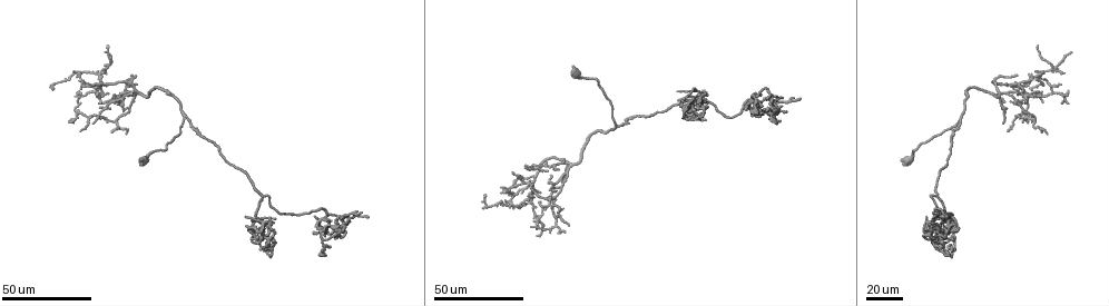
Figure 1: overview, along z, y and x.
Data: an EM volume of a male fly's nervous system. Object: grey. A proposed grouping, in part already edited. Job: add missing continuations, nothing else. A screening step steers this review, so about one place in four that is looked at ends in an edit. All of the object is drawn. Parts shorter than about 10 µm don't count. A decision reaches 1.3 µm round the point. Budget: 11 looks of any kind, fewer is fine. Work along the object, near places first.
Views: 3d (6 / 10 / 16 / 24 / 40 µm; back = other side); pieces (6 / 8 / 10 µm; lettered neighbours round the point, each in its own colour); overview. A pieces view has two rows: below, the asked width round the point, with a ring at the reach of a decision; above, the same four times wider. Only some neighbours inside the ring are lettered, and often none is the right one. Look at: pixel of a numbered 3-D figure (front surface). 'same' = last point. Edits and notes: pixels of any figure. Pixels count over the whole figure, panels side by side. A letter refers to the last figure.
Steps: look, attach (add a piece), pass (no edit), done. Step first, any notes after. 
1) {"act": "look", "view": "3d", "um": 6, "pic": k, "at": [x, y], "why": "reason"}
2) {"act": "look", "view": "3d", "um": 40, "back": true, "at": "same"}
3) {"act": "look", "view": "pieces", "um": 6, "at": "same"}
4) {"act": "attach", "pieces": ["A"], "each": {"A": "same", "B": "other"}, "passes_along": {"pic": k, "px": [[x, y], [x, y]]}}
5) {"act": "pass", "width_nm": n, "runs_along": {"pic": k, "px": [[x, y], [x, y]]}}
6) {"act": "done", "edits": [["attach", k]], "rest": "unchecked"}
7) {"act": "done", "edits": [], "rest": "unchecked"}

{"act": "look", "view": "3d", "um": 40, "pic": 1, "at": [569, 224], "why": "free end"}

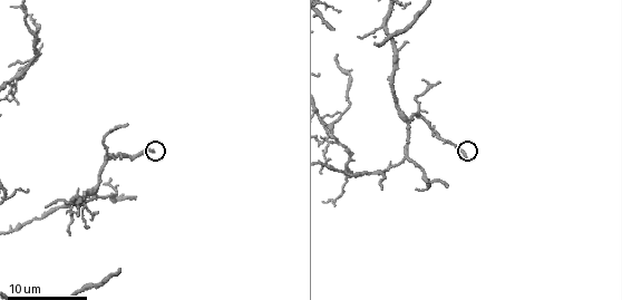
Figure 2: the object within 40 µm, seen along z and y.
{"act": "look", "view": "pieces", "um": 8, "pic": 2, "at": [464, 154]}

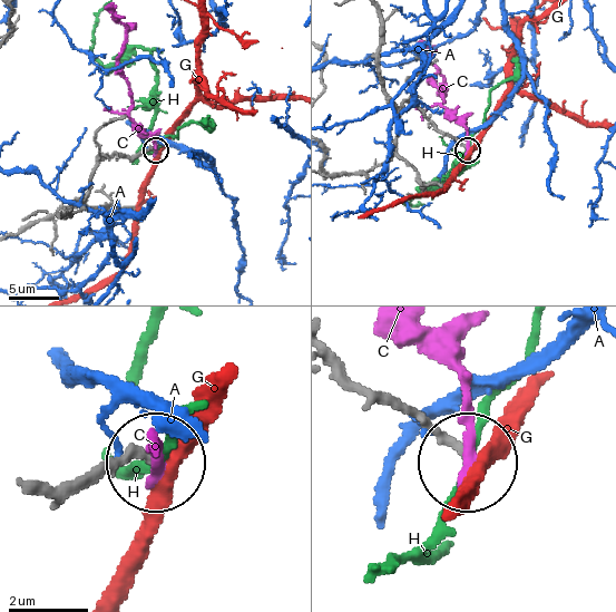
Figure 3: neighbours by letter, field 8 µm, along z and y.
{"act": "pass", "each": {"A": "other", "C": "other", "G": "other", "H": "other"}, "runs_along": {"pic": 3, "px": [[55, 485], [150, 462]]}, "found": "no lettered piece goes on from it"}

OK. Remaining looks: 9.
{"act": "look", "view": "pieces", "um": 6, "pic": 2, "at": [126, 123], "why": "free end"}

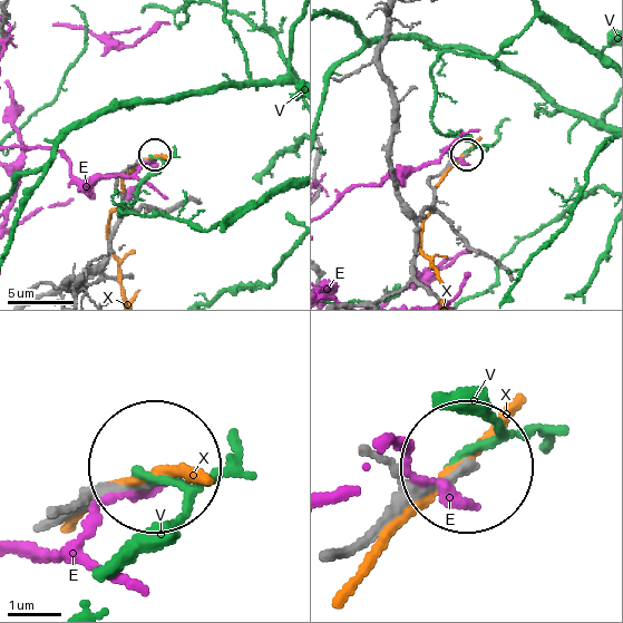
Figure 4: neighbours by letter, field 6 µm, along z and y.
{"act": "pass", "each": {"E": "other", "V": "other", "X": "other"}, "runs_along": {"pic": 4, "px": [[57, 521], [146, 477]]}, "found": "no lettered piece goes on from it"}

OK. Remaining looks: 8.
{"act": "look", "view": "3d", "um": 24, "pic": 1, "at": [335, 221], "why": "free end"}

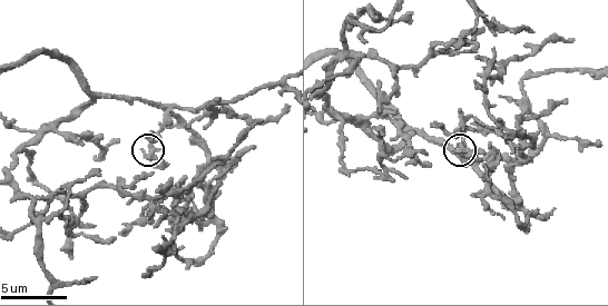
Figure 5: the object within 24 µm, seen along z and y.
{"act": "look", "view": "pieces", "um": 10, "pic": 5, "at": [464, 140]}

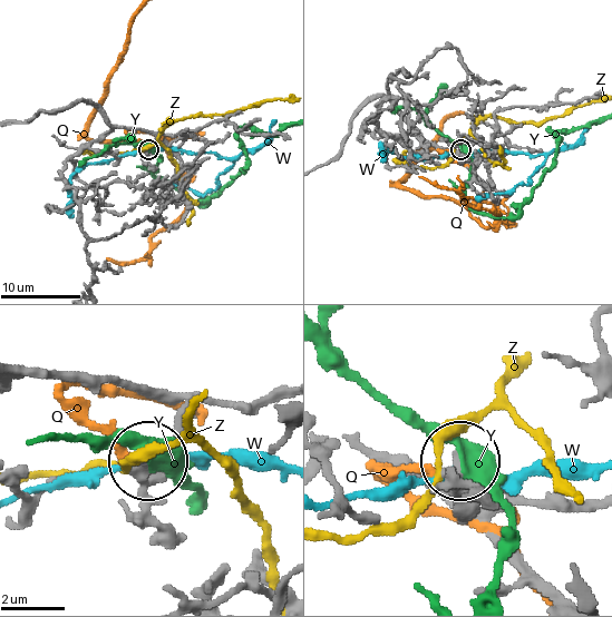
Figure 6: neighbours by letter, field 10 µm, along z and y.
{"act": "pass", "each": {"Q": "other", "W": "other", "Y": "other", "Z": "other"}, "found": "no lettered piece goes on from it"}

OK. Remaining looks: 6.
{"act": "look", "view": "3d", "um": 40, "pic": 1, "at": [944, 253], "why": "free end"}

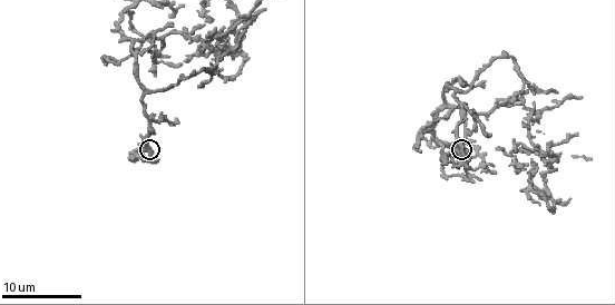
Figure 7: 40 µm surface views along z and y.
{"act": "look", "view": "pieces", "um": 10, "pic": 7, "at": [451, 156], "why": "see the neighbours"}

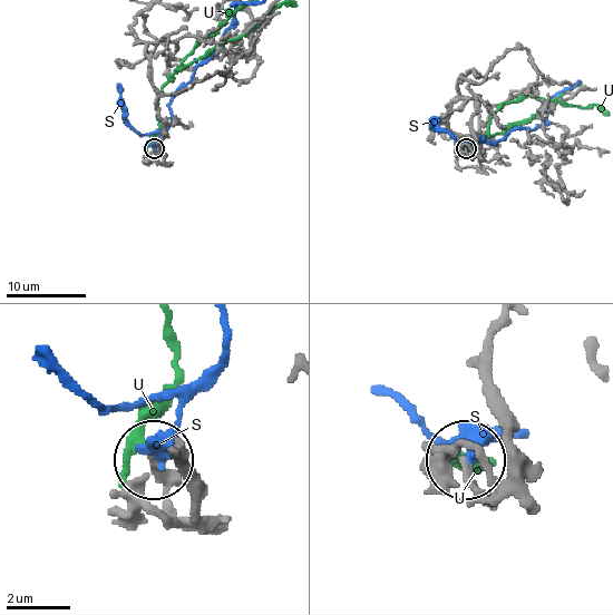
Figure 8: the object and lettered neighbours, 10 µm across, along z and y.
{"act": "pass", "each": {"S": "other", "U": "other"}, "runs_along": {"pic": 8, "px": [[177, 451], [193, 524], [156, 462]]}, "found": "no lettered piece goes on from it"}

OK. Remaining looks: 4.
{"act": "look", "view": "3d", "um": 40, "pic": 1, "at": [677, 92], "why": "free end"}

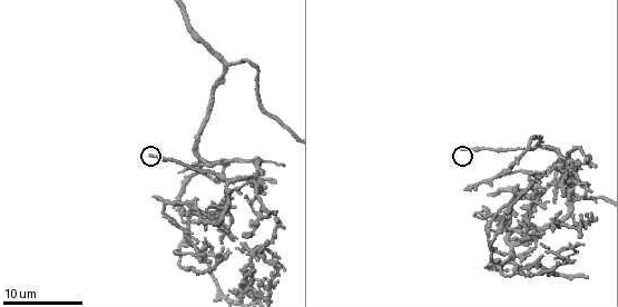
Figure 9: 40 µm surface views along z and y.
{"act": "look", "view": "3d", "um": 10, "pic": 9, "at": [465, 150]}

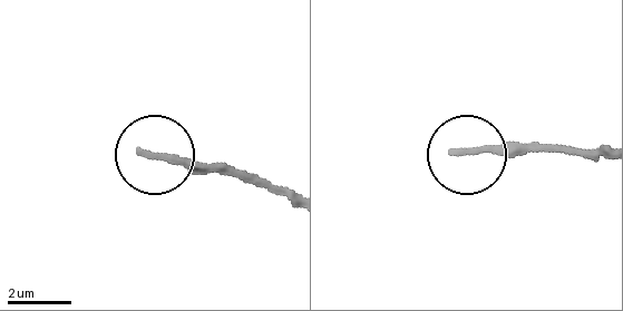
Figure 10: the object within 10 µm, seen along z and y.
{"act": "look", "view": "pieces", "um": 10, "pic": 10, "at": [458, 150], "why": "see the neighbours"}

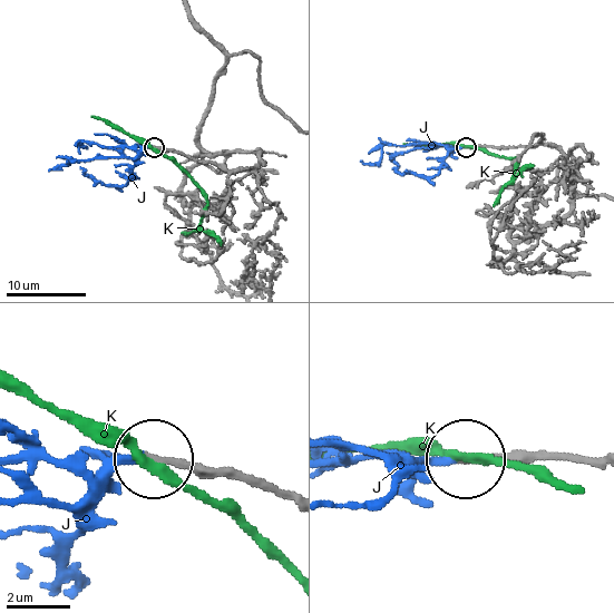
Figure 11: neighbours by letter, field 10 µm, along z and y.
{"act": "attach", "pieces": ["J"], "each": {"J": "same", "K": "other"}, "passes_along": {"pic": 11, "px": [[231, 480], [130, 457], [74, 502], [18, 505]]}, "found": "the neuron continues"}

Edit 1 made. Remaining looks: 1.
{"act": "done", "edits": [["attach", 11]], "rest": "unchecked"}

